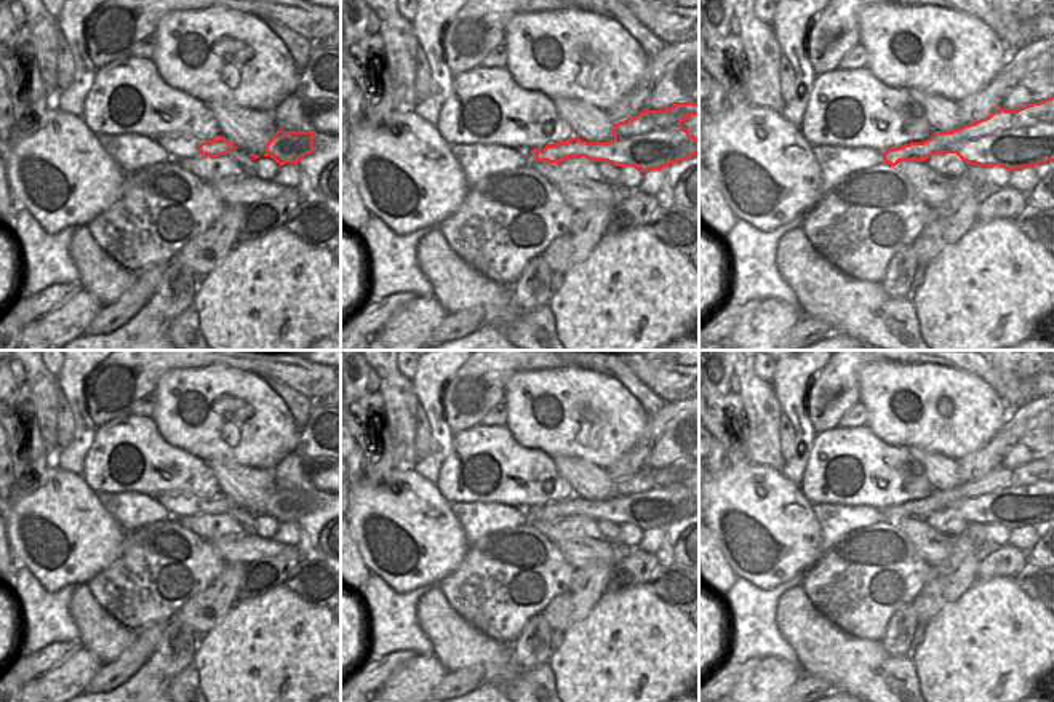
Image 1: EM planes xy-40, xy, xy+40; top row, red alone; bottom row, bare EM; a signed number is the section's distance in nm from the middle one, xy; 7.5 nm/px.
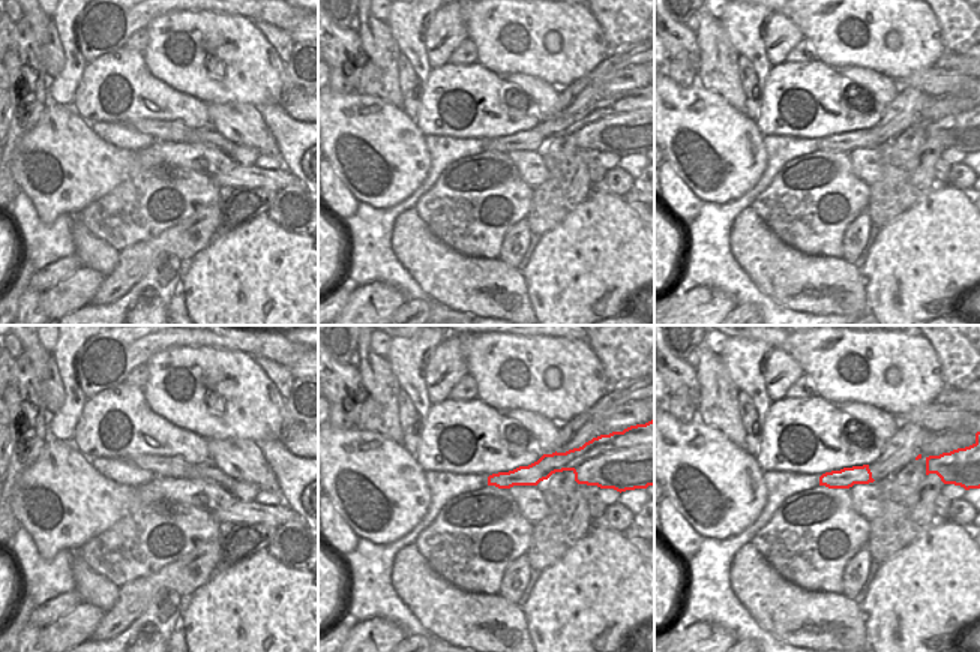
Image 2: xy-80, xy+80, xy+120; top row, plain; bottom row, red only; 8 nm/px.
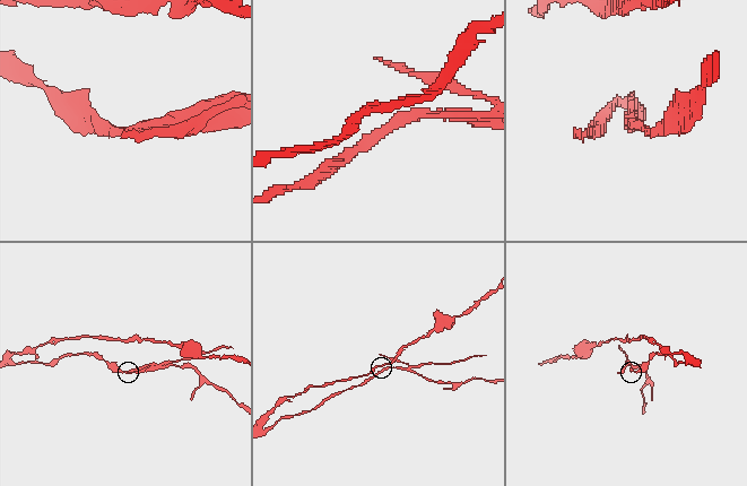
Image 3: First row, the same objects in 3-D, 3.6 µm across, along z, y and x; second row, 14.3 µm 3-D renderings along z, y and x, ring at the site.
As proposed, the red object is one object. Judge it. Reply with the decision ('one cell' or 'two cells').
two cells

